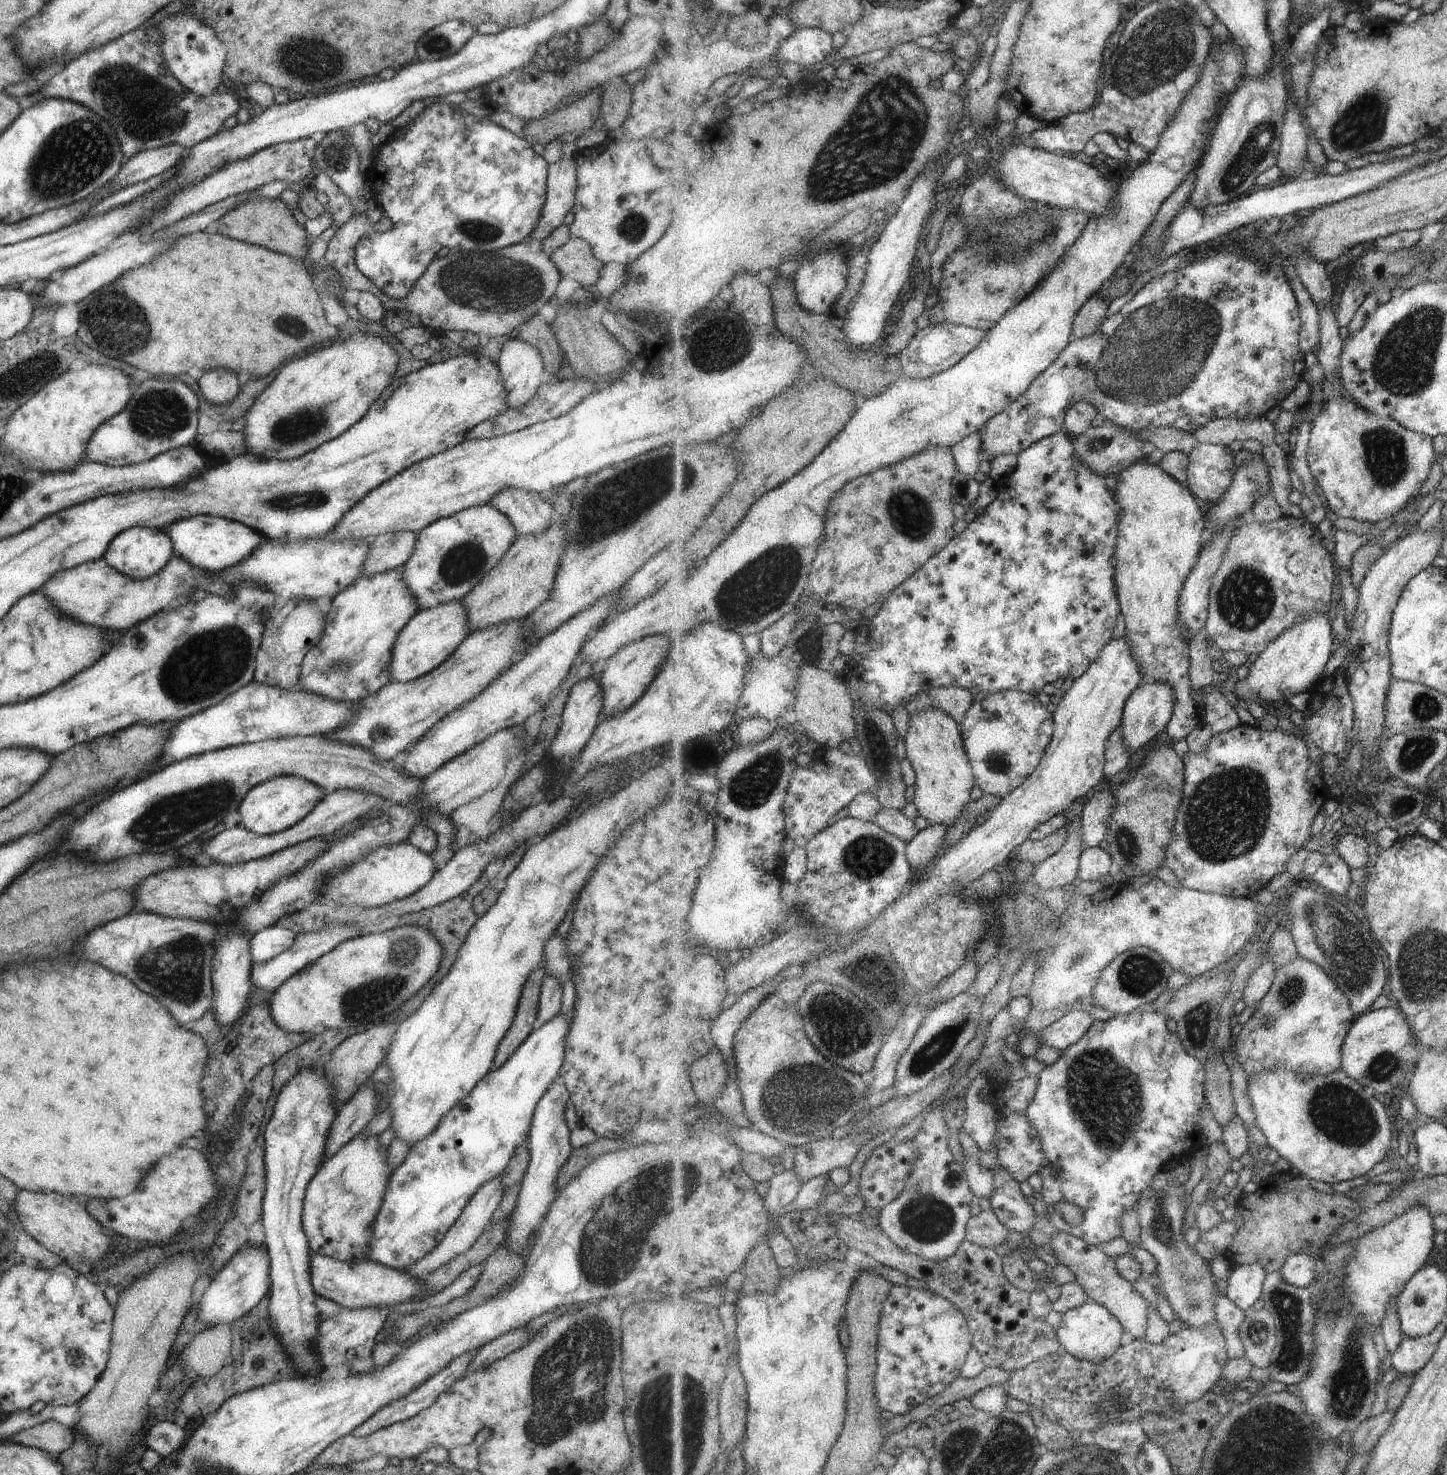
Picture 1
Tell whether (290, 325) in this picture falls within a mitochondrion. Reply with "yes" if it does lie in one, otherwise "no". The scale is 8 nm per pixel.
yes

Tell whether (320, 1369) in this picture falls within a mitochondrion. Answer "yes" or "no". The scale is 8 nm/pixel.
no

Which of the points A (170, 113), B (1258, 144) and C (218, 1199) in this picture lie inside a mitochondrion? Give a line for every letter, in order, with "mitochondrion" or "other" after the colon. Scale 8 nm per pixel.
A: mitochondrion
B: mitochondrion
C: other

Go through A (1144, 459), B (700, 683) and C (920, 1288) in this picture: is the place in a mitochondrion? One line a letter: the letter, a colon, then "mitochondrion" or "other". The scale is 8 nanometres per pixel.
A: other
B: other
C: other

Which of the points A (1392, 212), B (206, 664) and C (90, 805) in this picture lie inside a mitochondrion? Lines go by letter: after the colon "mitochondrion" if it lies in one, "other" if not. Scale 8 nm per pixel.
A: other
B: mitochondrion
C: other

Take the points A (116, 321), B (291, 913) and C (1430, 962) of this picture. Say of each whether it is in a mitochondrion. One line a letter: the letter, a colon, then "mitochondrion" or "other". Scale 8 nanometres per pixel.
A: mitochondrion
B: other
C: mitochondrion

